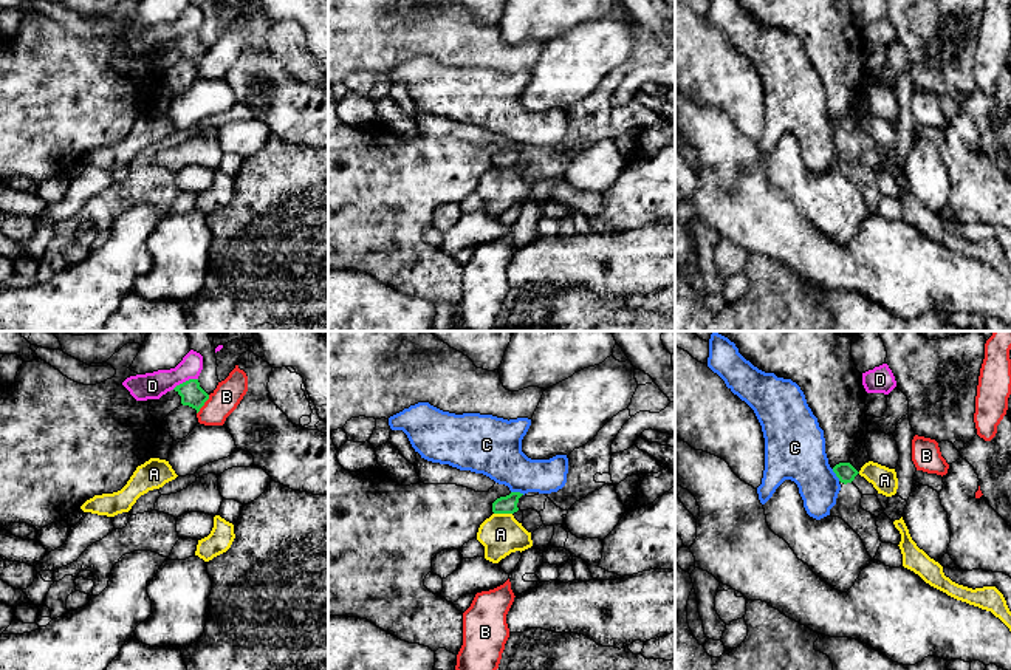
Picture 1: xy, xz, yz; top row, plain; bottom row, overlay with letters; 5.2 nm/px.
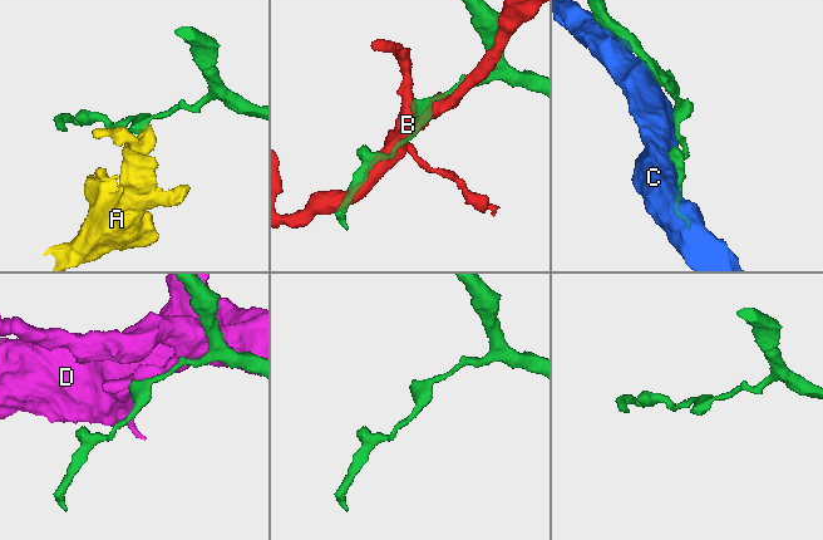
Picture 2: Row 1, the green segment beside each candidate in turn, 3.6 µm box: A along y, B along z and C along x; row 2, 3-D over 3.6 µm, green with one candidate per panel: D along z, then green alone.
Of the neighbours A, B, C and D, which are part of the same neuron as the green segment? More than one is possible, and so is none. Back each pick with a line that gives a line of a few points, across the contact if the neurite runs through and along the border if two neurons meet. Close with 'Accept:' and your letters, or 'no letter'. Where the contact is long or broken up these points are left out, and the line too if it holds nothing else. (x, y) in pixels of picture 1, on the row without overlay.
Accept: no letter

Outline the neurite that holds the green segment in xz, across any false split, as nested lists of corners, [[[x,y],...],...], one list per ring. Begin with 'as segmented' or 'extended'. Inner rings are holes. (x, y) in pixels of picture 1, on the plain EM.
as segmented; [[[511,145],[506,150],[497,152],[492,156],[492,166],[494,167],[514,167],[514,166],[517,166],[519,164],[517,156],[522,149],[523,147],[520,147],[520,145]]]

